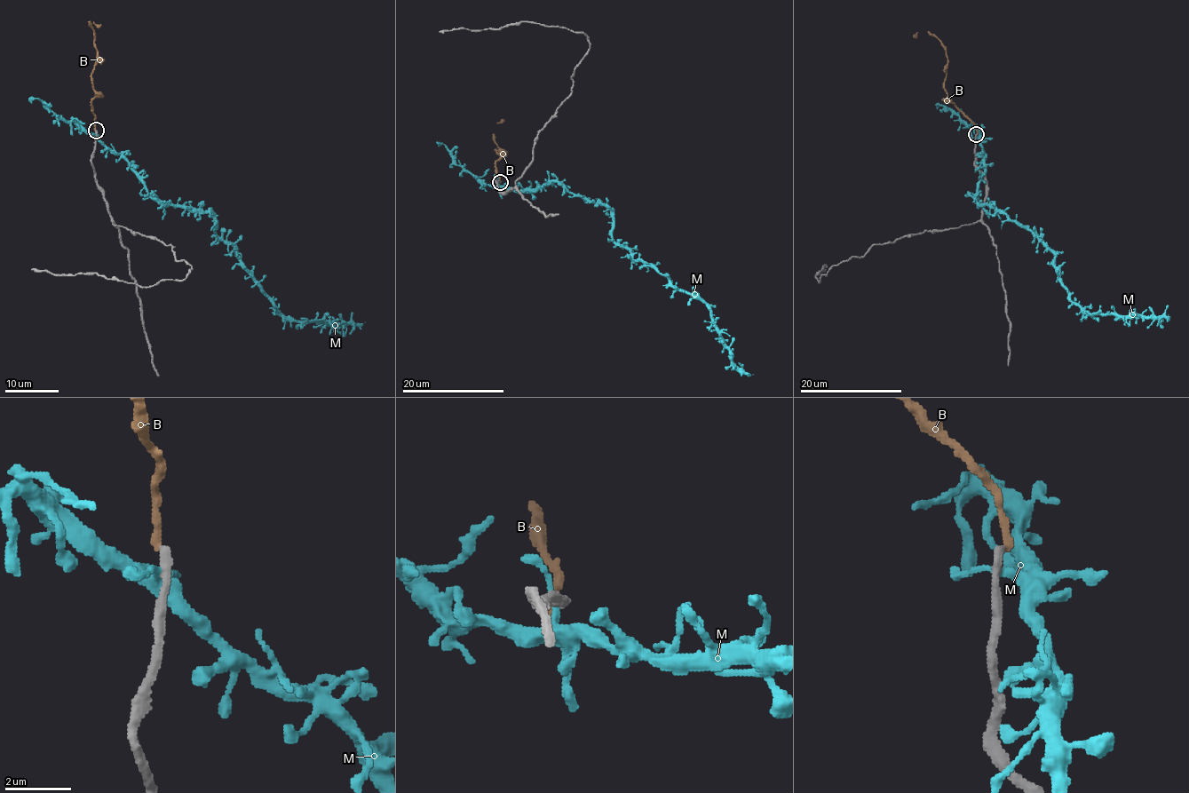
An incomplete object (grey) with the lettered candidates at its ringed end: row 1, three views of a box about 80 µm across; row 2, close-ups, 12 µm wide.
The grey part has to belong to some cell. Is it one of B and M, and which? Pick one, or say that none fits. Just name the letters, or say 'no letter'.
no letter

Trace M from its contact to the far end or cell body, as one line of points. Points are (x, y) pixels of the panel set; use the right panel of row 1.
M: (976, 138), (985, 164), (976, 200), (1022, 224), (1054, 256), (1058, 279), (1074, 301), (1089, 313), (1169, 315)

